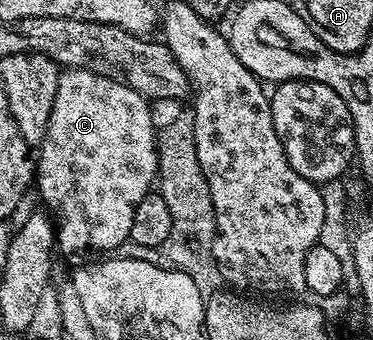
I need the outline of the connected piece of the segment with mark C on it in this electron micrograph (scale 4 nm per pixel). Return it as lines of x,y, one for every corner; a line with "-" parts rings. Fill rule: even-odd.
71,67
60,72
57,95
53,101
53,111
49,115
49,123
39,156
39,165
35,168
33,182
34,188
37,190
38,200
43,205
44,203
48,205
46,208
50,210
57,222
58,252
71,253
74,249
108,249
107,251
114,251
119,245
127,243
133,227
133,211
137,211
137,203
141,203
141,199
145,199
145,195
152,192
157,181
158,171
159,146
155,143
155,128
153,127
148,98
142,97
124,81
115,81
112,77
100,71
92,71
86,67

